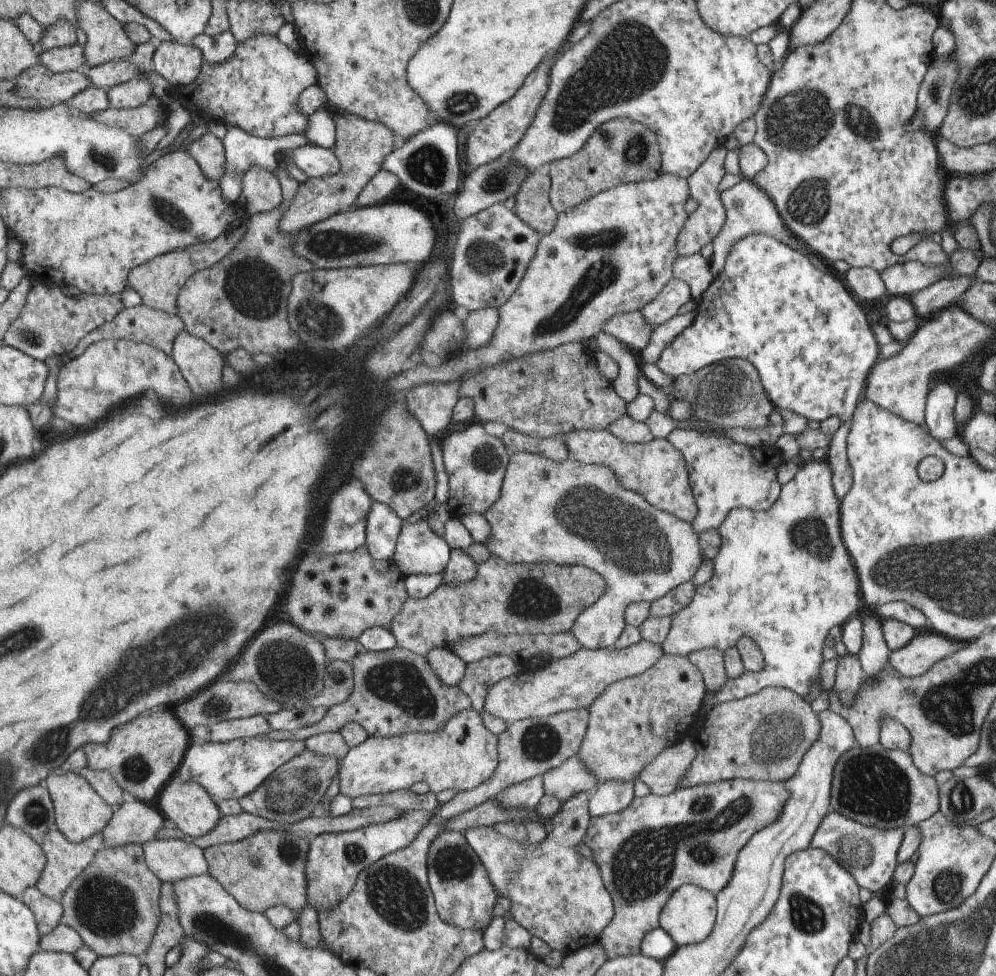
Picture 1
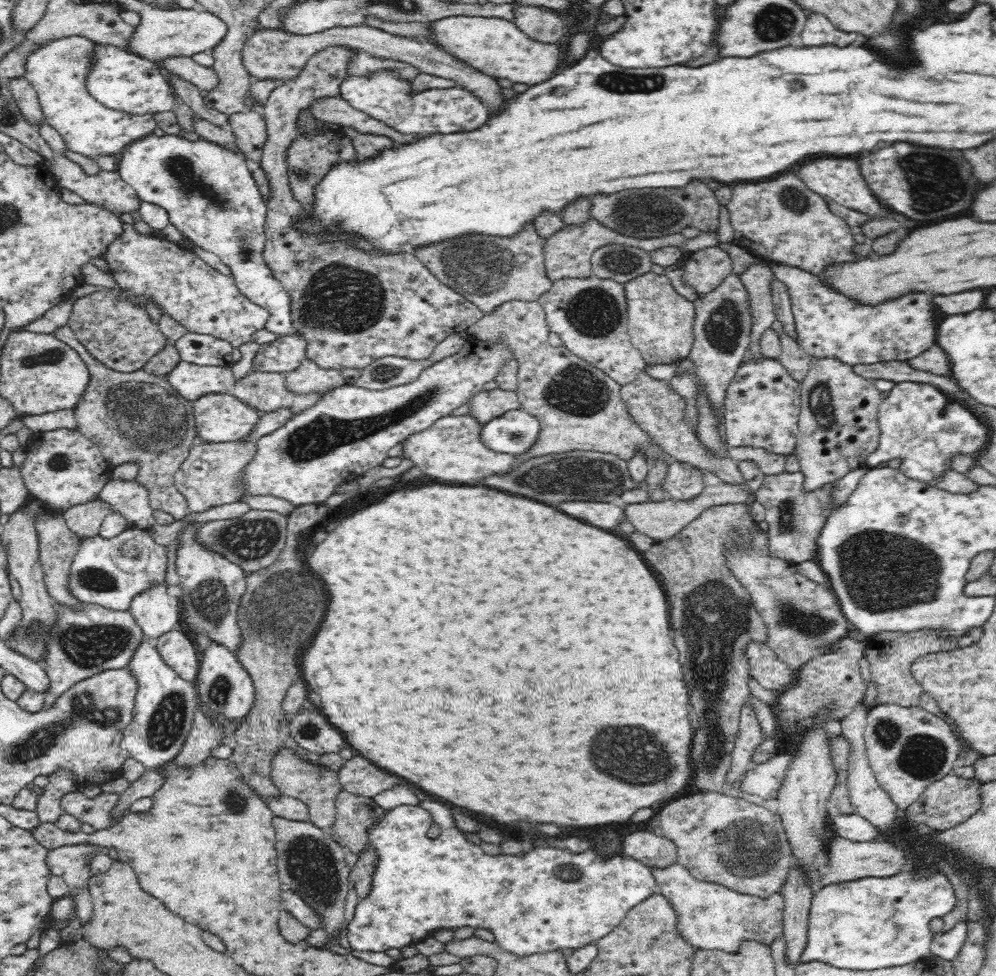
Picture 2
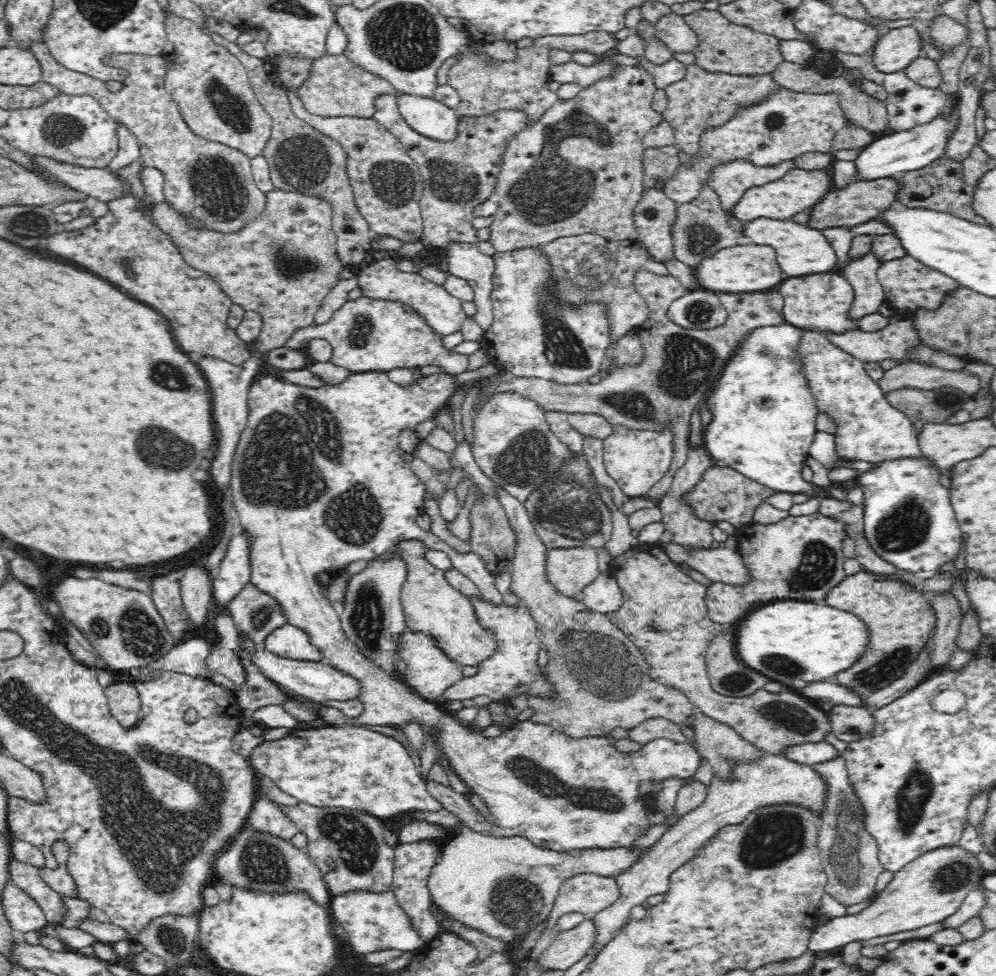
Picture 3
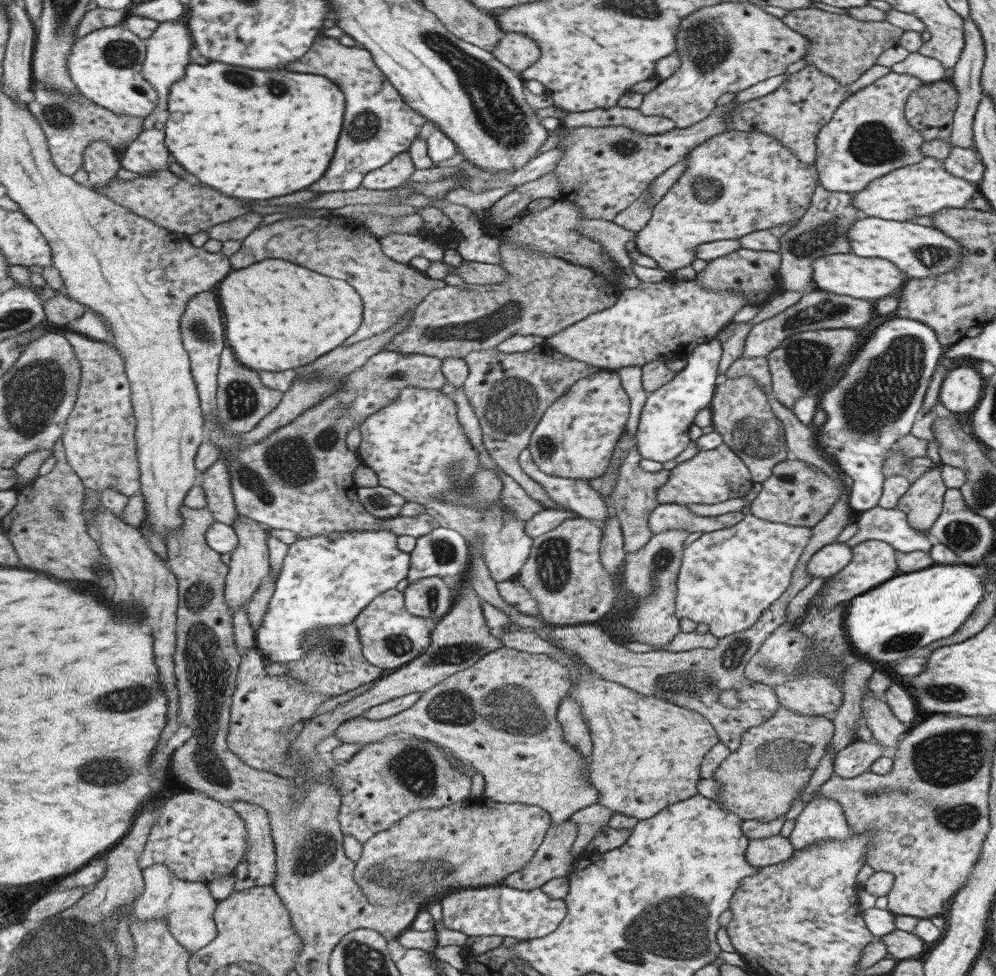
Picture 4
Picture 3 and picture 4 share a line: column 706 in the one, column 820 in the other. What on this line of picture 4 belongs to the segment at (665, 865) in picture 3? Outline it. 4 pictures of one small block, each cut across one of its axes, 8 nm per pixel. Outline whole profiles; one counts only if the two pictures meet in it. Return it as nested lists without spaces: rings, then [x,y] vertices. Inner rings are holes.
[[[813,797],[795,816],[788,841],[794,850],[825,839],[843,840],[851,834],[841,805],[827,797]]]

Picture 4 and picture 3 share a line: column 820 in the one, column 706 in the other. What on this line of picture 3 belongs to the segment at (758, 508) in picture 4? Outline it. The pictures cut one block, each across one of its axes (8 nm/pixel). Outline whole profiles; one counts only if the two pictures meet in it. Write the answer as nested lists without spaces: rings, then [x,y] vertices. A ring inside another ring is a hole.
[[[712,465],[706,469],[699,484],[686,499],[696,508],[696,517],[715,524],[718,520],[729,522],[735,527],[741,528],[753,523],[753,515],[756,507],[767,501],[775,494],[775,490],[744,476],[742,473],[730,467]]]

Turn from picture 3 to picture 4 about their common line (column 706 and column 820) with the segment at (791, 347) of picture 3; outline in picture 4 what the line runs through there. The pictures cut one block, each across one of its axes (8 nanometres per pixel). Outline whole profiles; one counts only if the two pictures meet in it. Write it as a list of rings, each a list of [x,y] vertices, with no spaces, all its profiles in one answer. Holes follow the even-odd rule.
[[[901,317],[886,320],[873,328],[873,332],[860,342],[854,355],[843,366],[841,378],[829,385],[817,398],[819,408],[825,412],[825,422],[814,433],[816,447],[831,456],[833,462],[838,464],[837,468],[853,480],[848,497],[851,511],[856,514],[878,504],[885,478],[908,472],[903,464],[911,458],[900,454],[896,440],[909,434],[922,405],[931,374],[939,365],[939,356],[943,356],[943,349],[929,326]]]

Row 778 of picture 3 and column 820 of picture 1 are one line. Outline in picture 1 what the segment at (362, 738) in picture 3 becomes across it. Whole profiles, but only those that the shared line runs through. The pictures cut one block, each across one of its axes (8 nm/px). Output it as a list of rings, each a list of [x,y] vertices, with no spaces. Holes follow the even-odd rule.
[[[747,235],[733,244],[723,271],[697,299],[694,311],[692,323],[663,348],[655,361],[663,374],[677,377],[717,360],[742,358],[756,368],[774,410],[785,409],[819,423],[829,417],[837,417],[841,424],[850,420],[862,399],[869,369],[877,362],[878,349],[872,325],[865,320],[840,277],[821,272],[805,255],[777,239]]]

